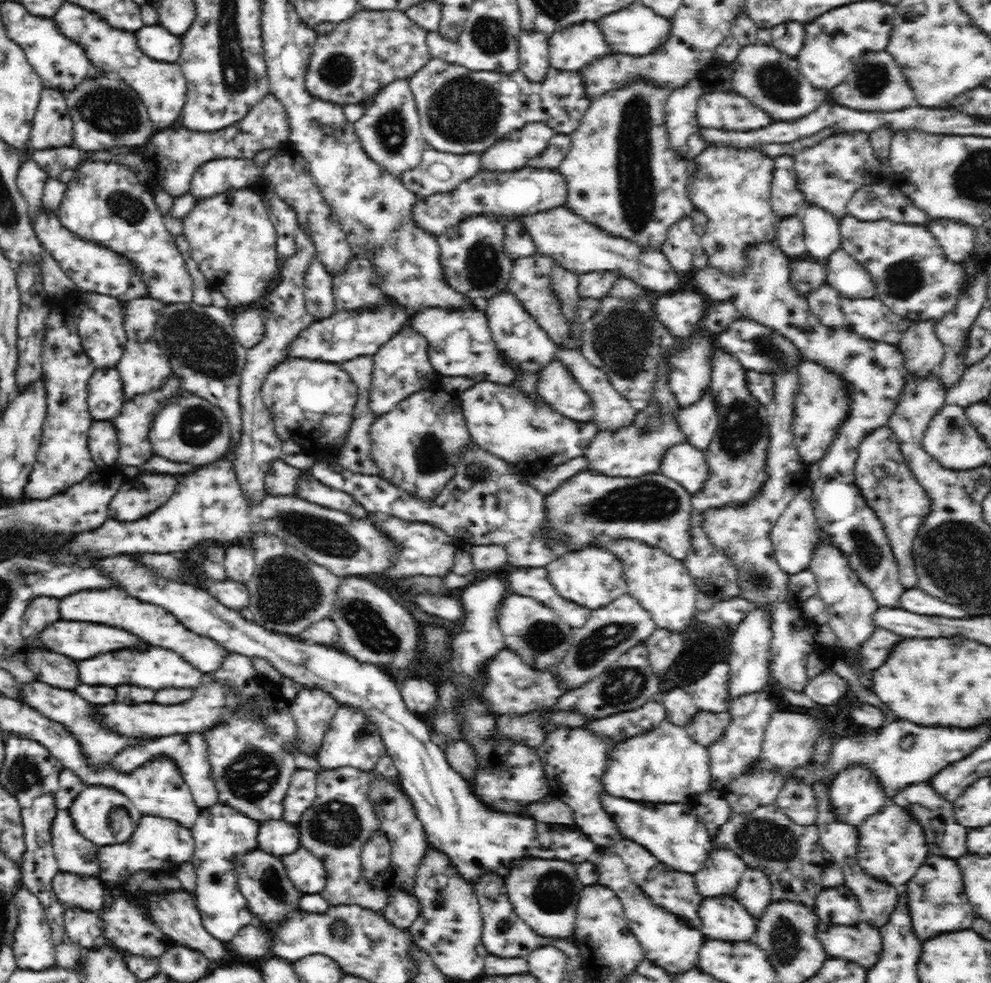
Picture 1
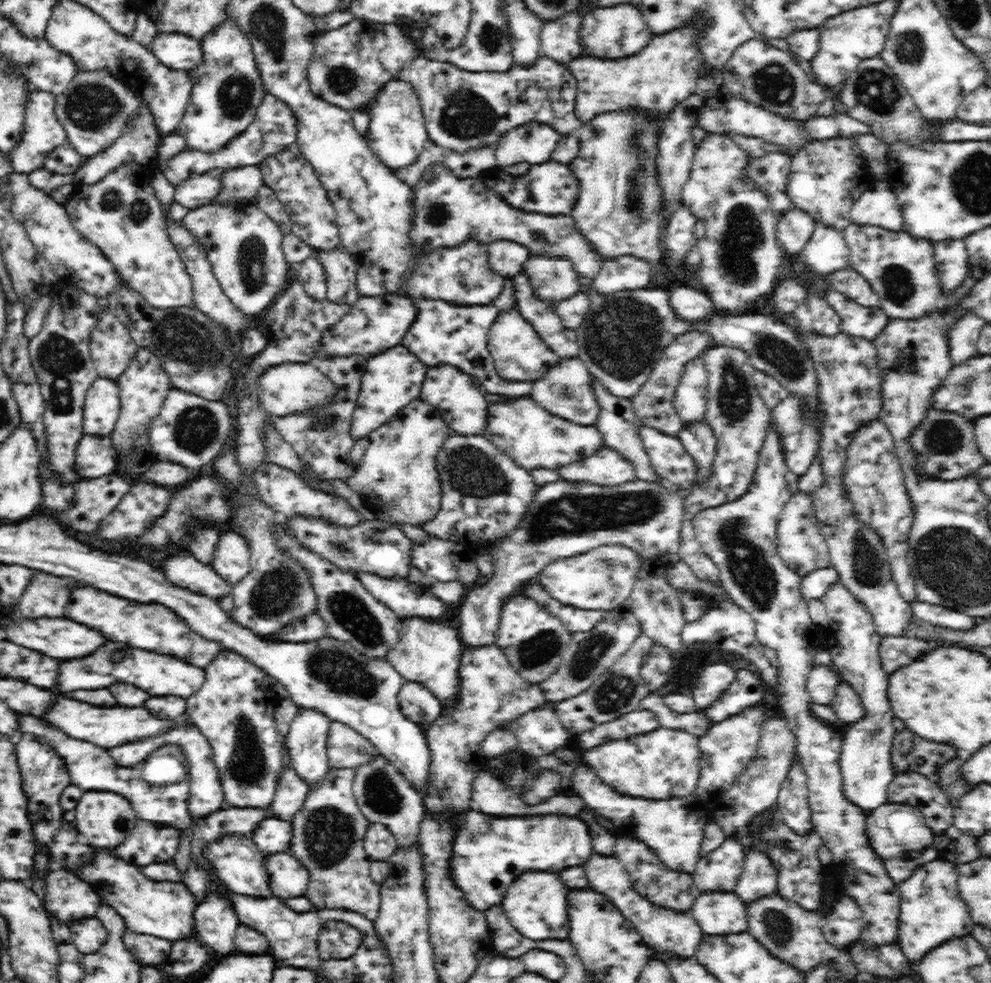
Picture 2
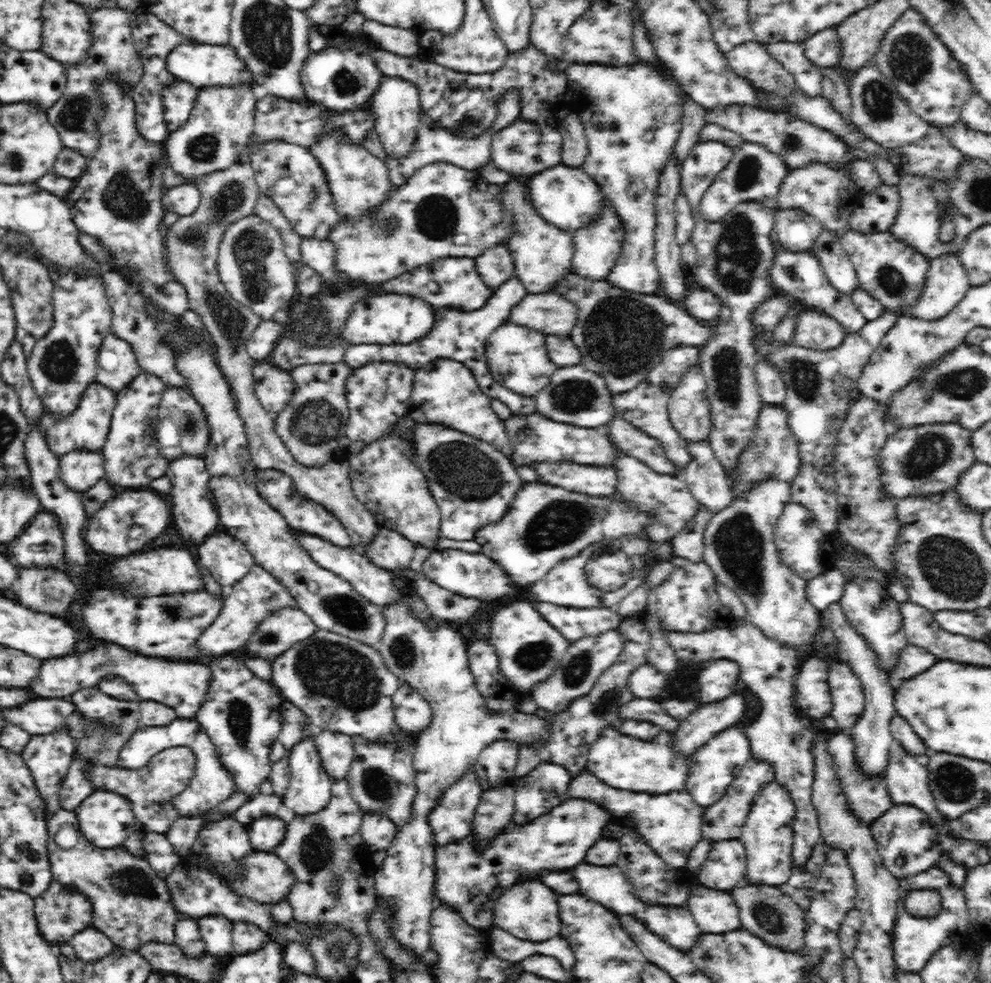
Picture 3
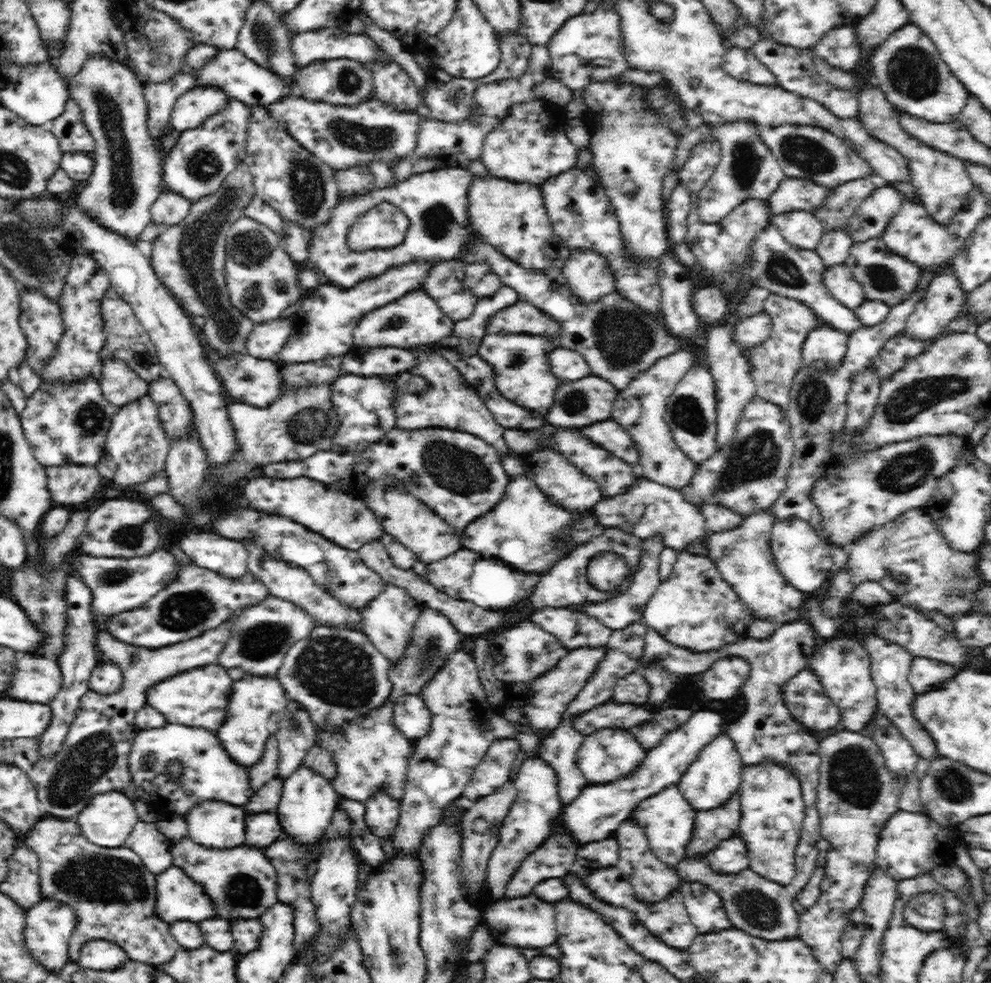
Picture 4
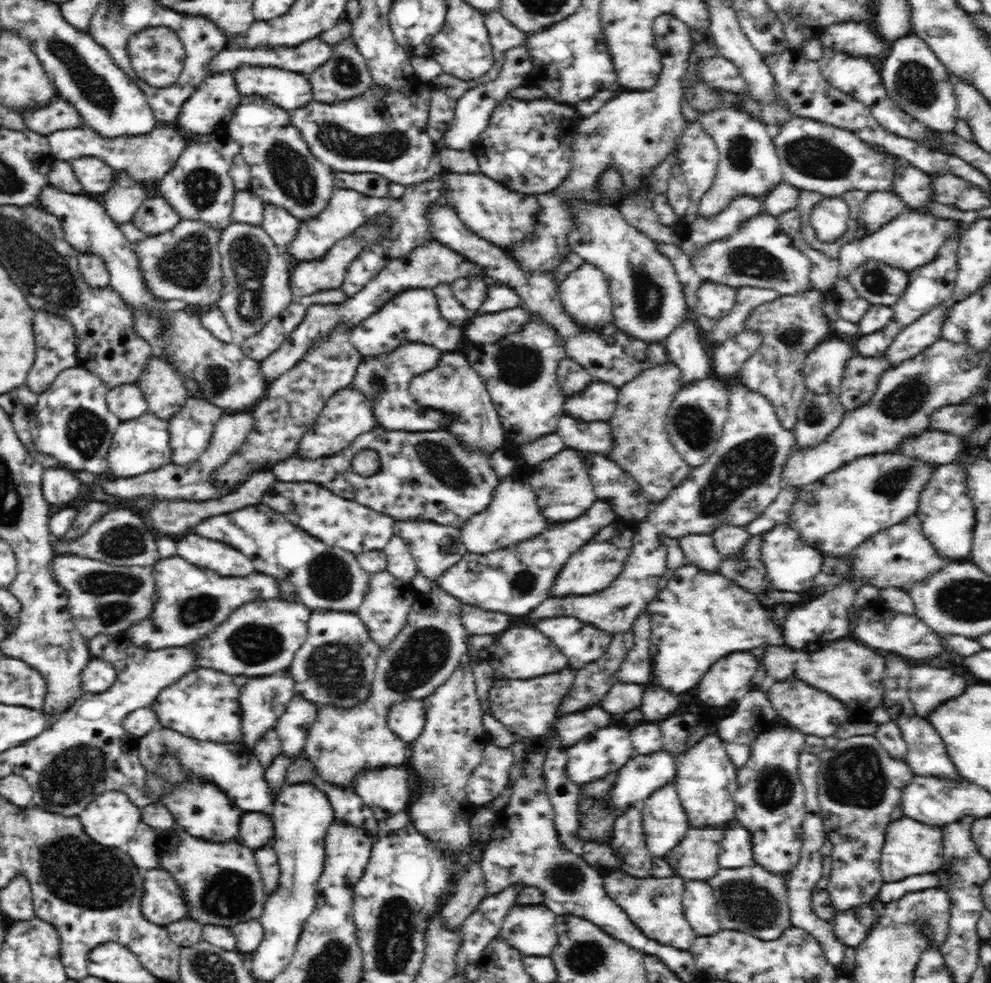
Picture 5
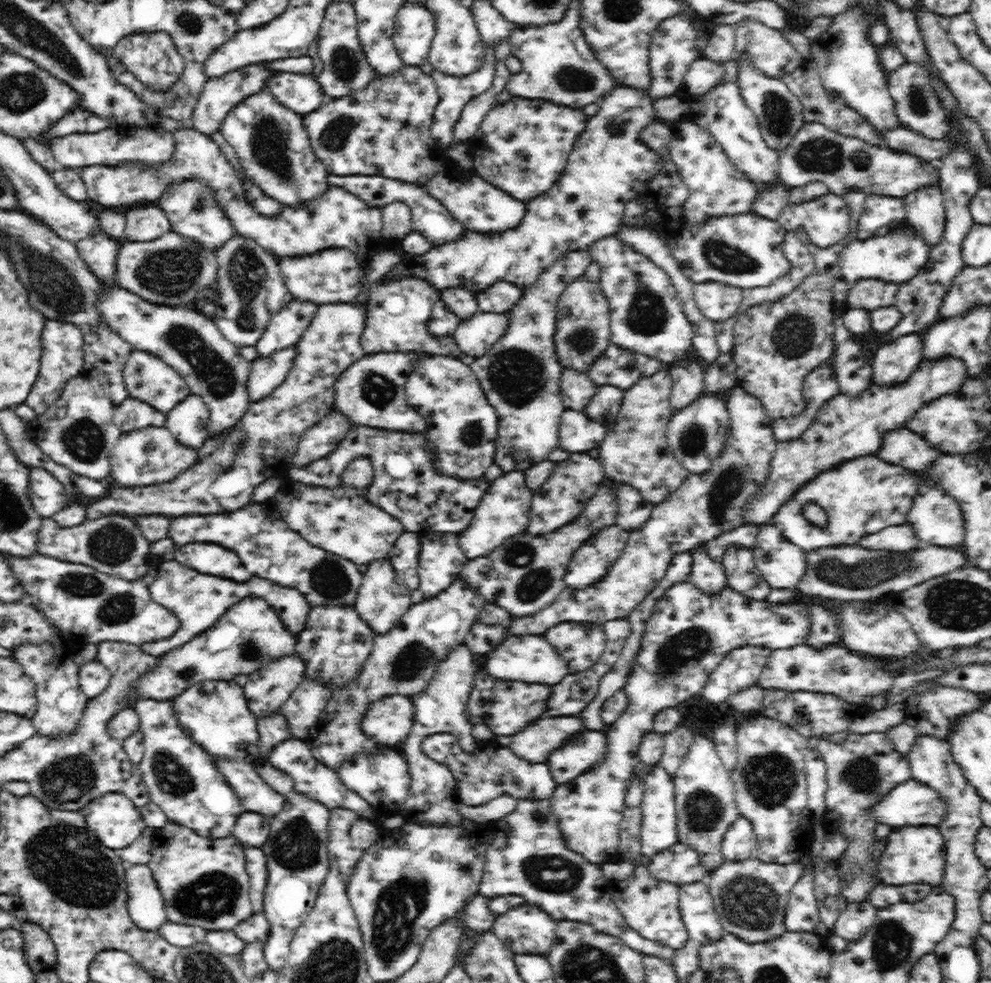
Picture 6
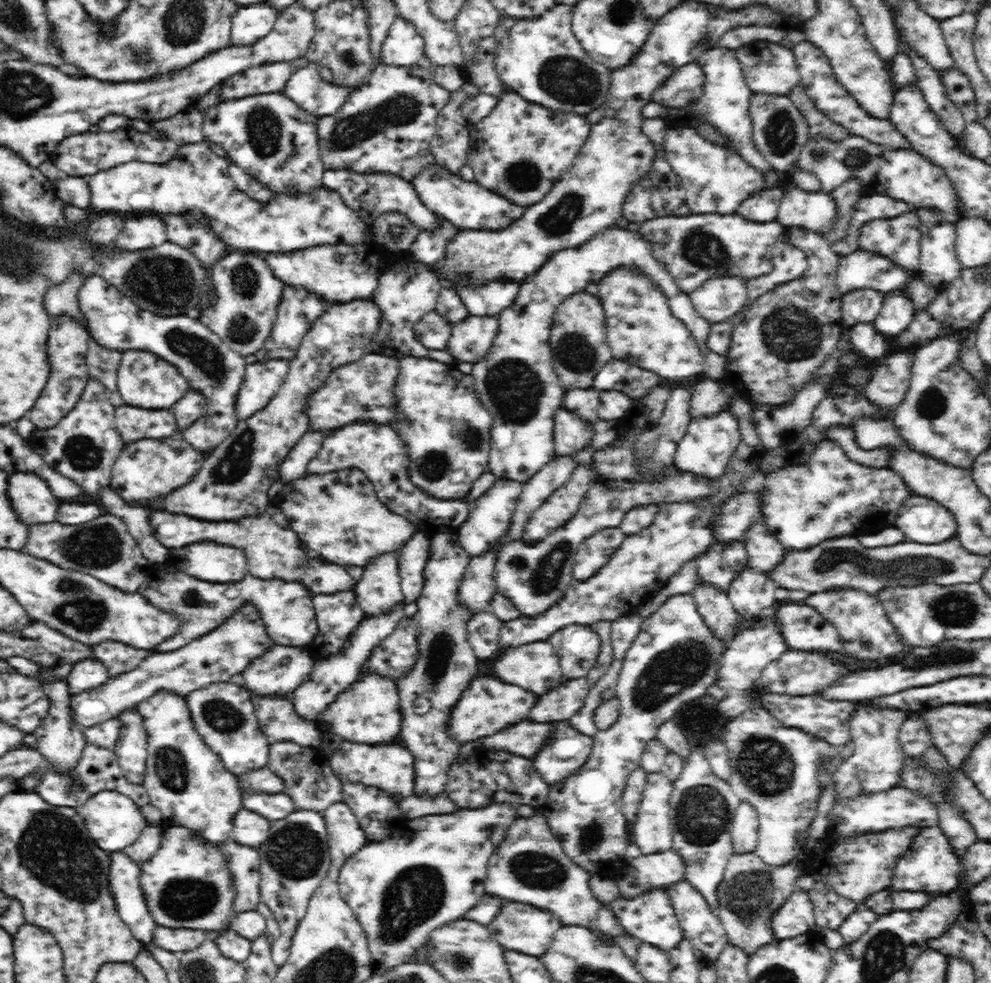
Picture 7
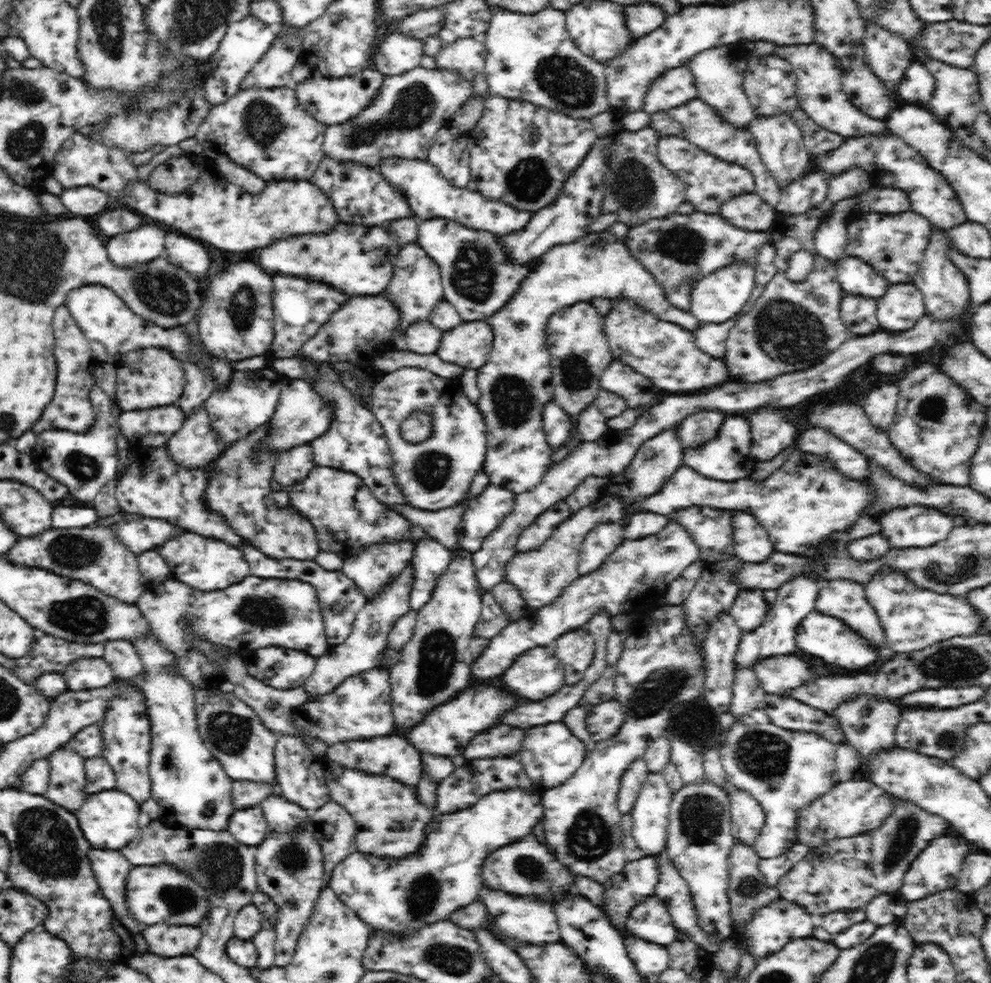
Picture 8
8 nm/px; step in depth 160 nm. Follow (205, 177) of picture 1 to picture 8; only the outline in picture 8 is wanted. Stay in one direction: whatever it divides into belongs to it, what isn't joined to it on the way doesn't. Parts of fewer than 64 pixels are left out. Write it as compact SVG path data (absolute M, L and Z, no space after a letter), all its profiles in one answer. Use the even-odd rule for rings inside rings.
M144 224L103 242L109 259L118 268L130 269L162 256L166 251L165 236L159 225Z

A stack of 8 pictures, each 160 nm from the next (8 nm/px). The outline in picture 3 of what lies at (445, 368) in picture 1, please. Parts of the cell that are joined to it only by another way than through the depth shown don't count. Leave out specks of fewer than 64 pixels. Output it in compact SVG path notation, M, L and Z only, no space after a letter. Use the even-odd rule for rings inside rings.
M516 276L504 281L493 289L493 295L486 300L486 304L474 312L459 312L458 310L436 309L436 322L432 330L421 339L413 340L410 344L403 345L373 345L355 344L347 345L342 356L342 363L348 365L352 370L360 368L369 362L388 362L398 365L406 365L414 370L422 368L425 364L436 359L450 359L458 361L473 372L474 378L478 380L478 386L486 396L496 398L503 402L510 410L510 416L514 414L530 414L537 412L537 404L534 397L522 396L513 393L504 387L494 375L491 374L485 358L484 344L486 339L499 326L506 323L510 312L528 294L522 281Z

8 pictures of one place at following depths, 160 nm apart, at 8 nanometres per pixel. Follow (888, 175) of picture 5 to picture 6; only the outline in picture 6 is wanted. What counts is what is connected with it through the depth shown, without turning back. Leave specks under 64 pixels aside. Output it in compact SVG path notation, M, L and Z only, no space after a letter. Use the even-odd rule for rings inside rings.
M806 122L779 152L779 176L782 185L804 186L816 182L821 190L843 195L848 190L862 190L867 195L904 198L926 185L940 183L940 173L932 161L910 153L898 152L886 146L870 144L856 137L832 132L818 122Z

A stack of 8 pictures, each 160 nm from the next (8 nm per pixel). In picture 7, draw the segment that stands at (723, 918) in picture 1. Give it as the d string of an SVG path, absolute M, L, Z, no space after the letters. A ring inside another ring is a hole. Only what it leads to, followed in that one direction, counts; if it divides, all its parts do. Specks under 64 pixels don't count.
M684 881L670 884L664 888L669 893L670 903L673 904L674 914L677 916L683 938L690 941L699 951L702 951L710 961L715 961L718 954L729 943L725 928L716 912L706 904L705 897L698 889Z

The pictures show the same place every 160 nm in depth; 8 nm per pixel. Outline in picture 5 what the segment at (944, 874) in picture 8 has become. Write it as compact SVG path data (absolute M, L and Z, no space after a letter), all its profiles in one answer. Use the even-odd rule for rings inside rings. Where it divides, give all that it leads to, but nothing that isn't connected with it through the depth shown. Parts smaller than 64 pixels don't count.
M902 817L892 821L886 829L885 841L882 847L882 856L879 858L880 872L885 883L898 882L911 876L930 873L942 873L942 842L943 830L941 827L924 824L922 821Z

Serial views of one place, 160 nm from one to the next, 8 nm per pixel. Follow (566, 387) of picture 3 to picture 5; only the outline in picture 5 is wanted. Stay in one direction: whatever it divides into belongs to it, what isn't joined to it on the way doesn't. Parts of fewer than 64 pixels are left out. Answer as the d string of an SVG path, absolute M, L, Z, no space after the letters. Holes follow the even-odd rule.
M595 381L579 395L566 398L565 414L586 422L608 422L616 410L618 393L618 387L607 382Z

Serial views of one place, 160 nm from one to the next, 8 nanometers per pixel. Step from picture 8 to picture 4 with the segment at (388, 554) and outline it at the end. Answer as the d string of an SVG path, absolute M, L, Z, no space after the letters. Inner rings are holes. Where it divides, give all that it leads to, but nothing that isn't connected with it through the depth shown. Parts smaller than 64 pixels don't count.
M386 584L376 599L370 600L366 606L358 609L362 616L362 631L372 642L372 645L390 662L396 662L405 655L405 649L413 634L414 623L421 615L418 602L409 592L392 584Z

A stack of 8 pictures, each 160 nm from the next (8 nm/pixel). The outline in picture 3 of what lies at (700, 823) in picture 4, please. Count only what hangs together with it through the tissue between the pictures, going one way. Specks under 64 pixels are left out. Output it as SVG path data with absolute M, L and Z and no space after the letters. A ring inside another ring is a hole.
M751 758L734 779L734 782L728 787L728 790L722 799L712 806L707 806L702 814L702 824L704 828L701 830L702 839L710 842L718 842L721 840L738 839L743 824L746 822L746 816L749 815L750 807L753 801L757 799L760 786L775 780L773 765L768 761L762 761L760 758L754 760Z

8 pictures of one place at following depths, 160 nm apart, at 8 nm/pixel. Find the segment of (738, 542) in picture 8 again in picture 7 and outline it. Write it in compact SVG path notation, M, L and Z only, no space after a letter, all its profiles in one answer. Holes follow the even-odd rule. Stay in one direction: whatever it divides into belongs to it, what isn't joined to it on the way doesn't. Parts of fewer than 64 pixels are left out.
M764 523L752 524L745 532L742 542L748 554L749 566L761 574L772 571L788 552Z

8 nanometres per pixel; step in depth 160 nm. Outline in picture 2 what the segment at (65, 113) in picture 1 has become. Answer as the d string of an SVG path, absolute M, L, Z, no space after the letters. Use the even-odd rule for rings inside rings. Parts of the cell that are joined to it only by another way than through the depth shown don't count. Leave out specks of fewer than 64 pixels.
M32 91L29 95L28 107L25 108L25 127L22 128L20 142L8 153L14 174L30 175L38 169L44 169L46 157L49 157L56 147L67 145L65 128L54 112L57 98L50 92Z

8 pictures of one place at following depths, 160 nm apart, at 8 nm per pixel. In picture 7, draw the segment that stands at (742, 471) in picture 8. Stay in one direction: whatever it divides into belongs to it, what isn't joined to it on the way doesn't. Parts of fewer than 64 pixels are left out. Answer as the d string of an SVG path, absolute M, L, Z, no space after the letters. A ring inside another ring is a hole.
M720 411L713 417L694 418L690 421L686 434L678 443L674 453L674 466L680 471L714 480L723 475L740 440L739 422L731 412Z

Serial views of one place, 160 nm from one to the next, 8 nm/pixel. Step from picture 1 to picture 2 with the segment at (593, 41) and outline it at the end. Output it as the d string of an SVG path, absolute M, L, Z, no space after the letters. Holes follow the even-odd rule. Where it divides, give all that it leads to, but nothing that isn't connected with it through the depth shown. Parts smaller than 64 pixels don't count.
M576 10L544 22L540 32L542 55L562 65L583 57L585 50L581 46L580 31L584 17L583 10Z

